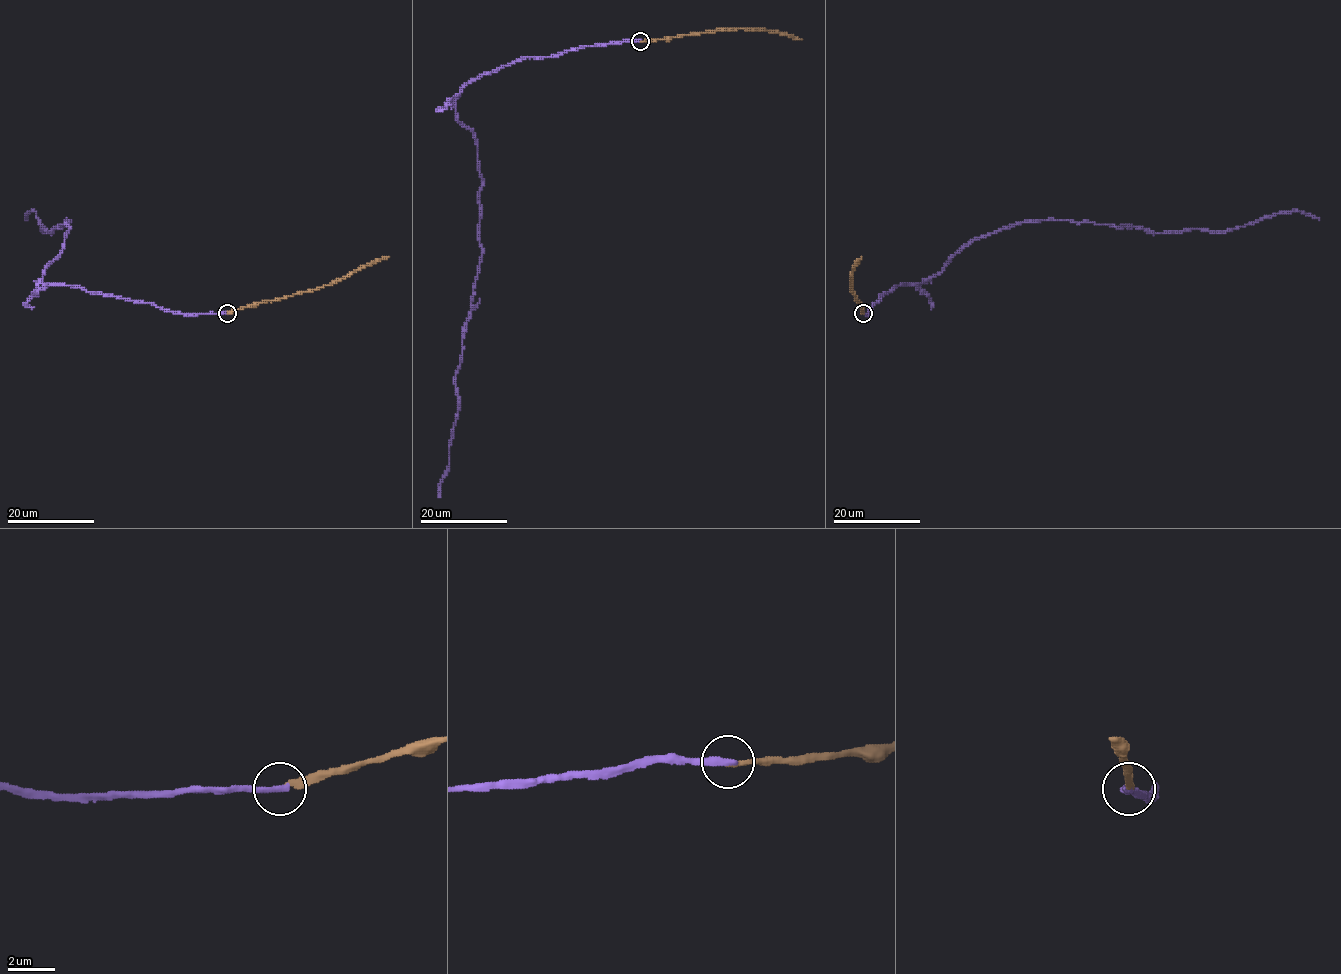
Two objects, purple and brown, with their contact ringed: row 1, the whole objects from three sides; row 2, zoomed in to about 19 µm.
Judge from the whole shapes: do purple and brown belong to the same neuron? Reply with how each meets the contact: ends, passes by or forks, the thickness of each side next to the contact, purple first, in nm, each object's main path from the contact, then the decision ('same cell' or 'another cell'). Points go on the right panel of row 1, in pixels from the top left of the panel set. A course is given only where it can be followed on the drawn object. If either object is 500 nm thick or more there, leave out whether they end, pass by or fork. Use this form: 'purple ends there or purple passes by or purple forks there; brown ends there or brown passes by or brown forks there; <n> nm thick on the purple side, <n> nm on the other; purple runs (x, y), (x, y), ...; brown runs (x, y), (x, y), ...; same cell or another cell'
purple ends there; brown ends there; 320 nm thick on the purple side, 200 nm on the other; purple runs (863, 313), (894, 286), (931, 278), (975, 239), (1024, 221), (1224, 232), (1279, 213), (1319, 219); brown runs (863, 313), (851, 285), (852, 271), (862, 256); same cell

